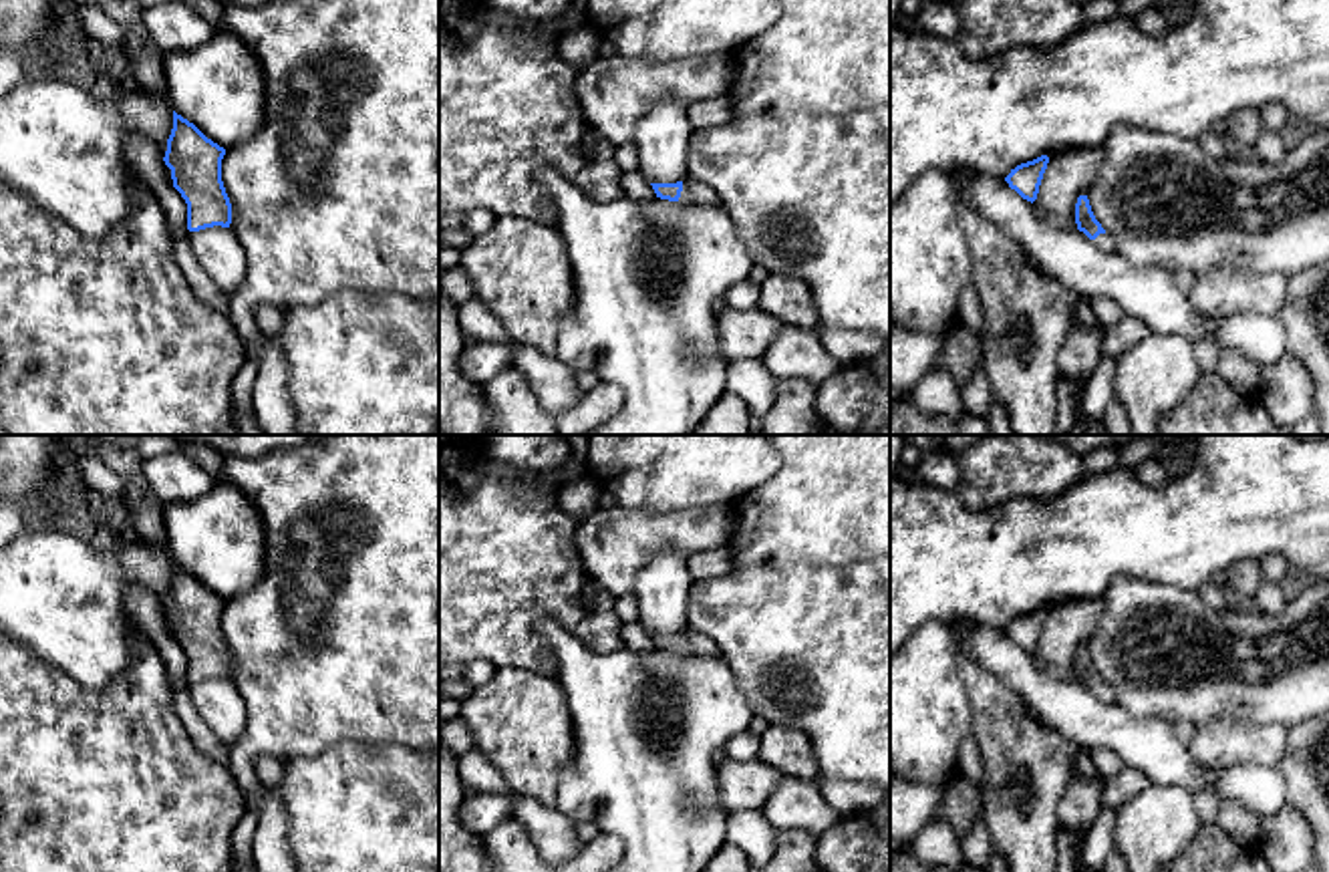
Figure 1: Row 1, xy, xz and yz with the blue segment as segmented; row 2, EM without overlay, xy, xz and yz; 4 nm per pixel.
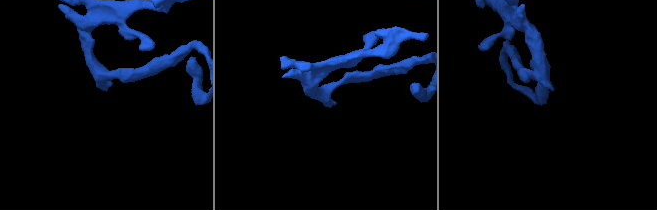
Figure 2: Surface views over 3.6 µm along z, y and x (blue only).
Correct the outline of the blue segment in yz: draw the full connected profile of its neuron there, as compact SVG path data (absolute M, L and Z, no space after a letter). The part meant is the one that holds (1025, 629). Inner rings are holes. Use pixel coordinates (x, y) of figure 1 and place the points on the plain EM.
M1041 606L1033 612L1021 614L1005 628L1011 640L1015 640L1023 650L1035 652L1043 624L1047 620L1049 608Z

